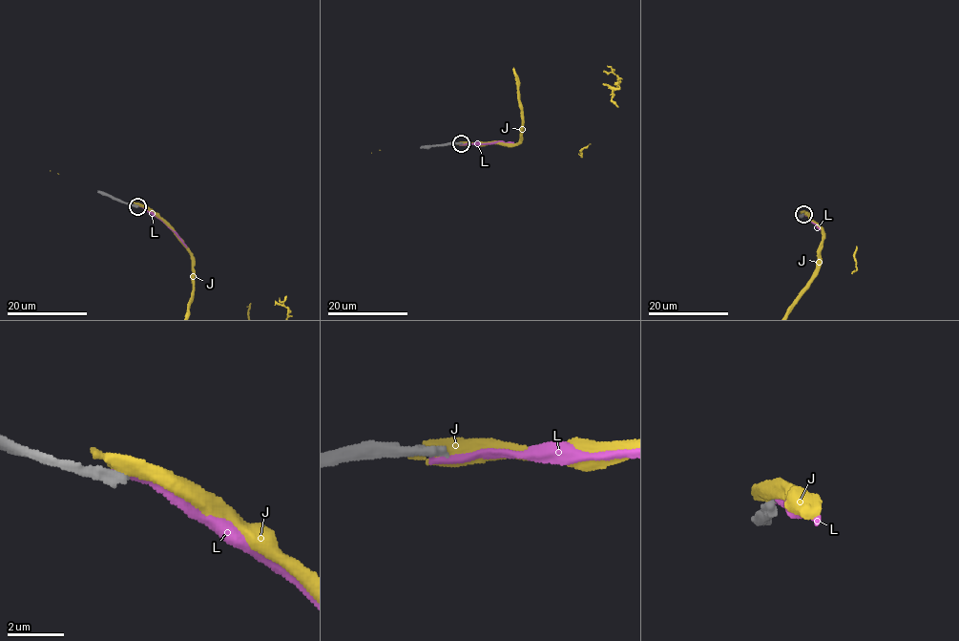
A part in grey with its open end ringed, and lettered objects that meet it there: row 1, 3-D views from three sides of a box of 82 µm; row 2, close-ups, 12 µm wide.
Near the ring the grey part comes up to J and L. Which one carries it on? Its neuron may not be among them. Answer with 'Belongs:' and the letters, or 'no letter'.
Belongs: no letter

